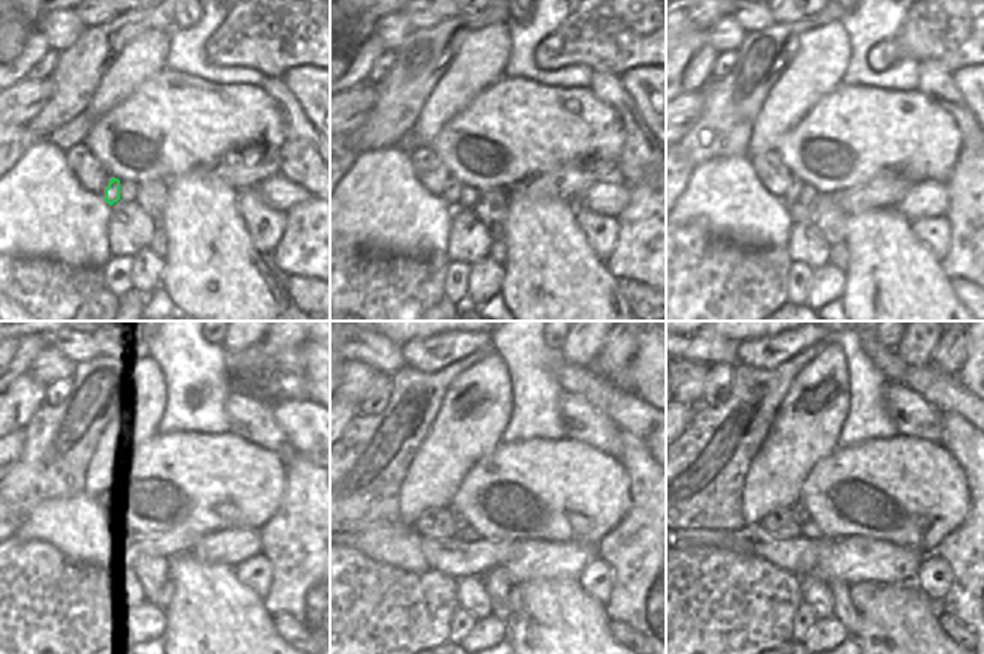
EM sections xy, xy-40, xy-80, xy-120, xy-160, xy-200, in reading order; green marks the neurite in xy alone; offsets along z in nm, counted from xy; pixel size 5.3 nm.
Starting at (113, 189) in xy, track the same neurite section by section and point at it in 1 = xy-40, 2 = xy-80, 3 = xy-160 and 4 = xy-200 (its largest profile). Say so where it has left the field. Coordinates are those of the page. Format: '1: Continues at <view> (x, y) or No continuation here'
1: Continues at xy-40 (450, 195)
2: Continues at xy-80 (789, 198)
3: Continues at xy-160 (459, 519)
4: Continues at xy-200 (798, 510).

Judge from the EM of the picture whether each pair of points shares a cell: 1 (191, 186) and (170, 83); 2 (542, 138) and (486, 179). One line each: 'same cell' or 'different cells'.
1: different cells
2: same cell

